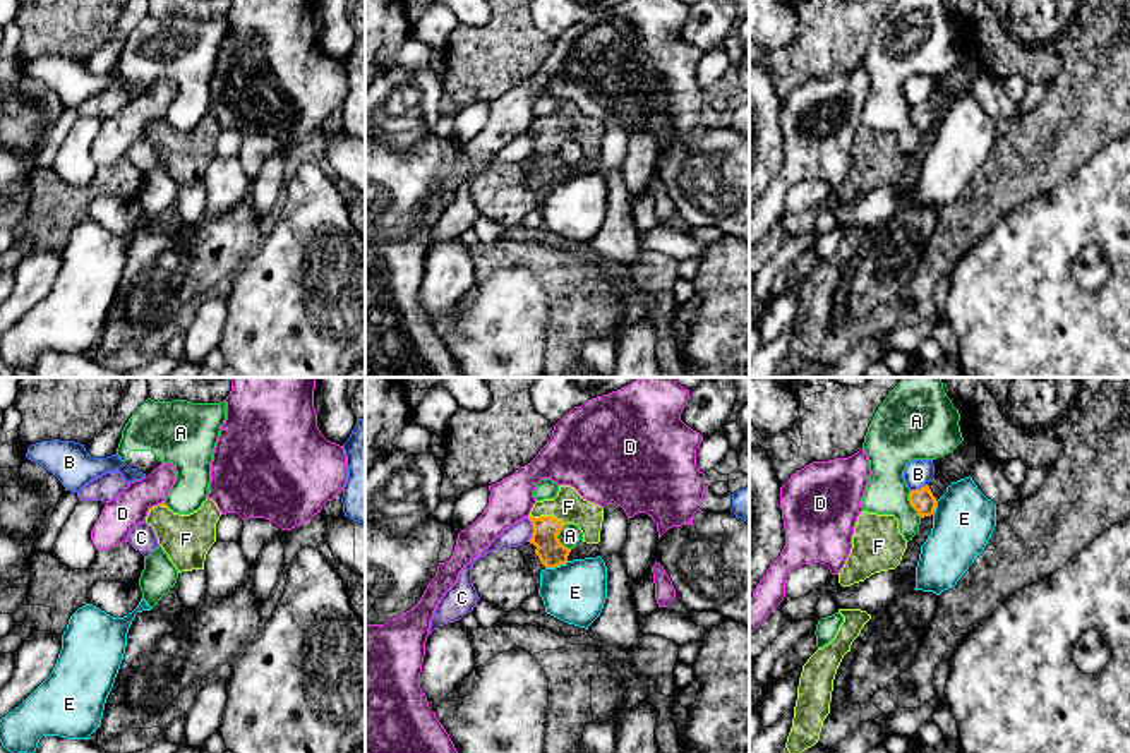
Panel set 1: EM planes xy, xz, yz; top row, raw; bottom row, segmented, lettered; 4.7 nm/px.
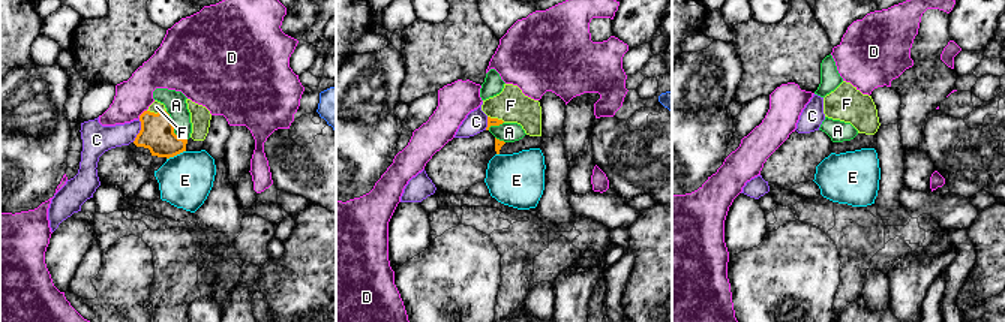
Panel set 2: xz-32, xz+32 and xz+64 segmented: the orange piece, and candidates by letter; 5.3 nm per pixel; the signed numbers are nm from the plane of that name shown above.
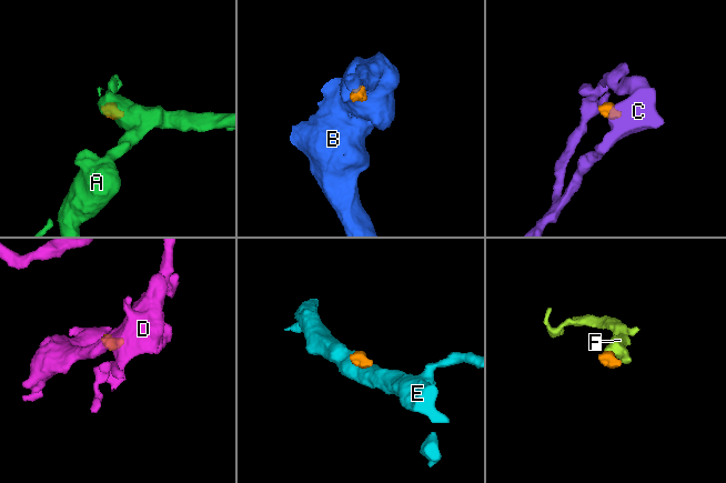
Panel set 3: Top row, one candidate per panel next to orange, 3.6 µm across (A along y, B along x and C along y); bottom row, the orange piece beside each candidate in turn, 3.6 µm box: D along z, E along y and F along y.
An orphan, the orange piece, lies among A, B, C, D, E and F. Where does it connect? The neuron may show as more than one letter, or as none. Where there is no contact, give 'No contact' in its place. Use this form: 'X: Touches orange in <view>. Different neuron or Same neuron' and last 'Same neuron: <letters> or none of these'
A: Touches orange in xz. Different neuron
B: Touches orange in yz. Different neuron
C: Touches orange in xz. Different neuron
D: Touches orange in xy. Different neuron
E: Touches orange in xz. Different neuron
F: Touches orange in xz. Same neuron
Same neuron: F

